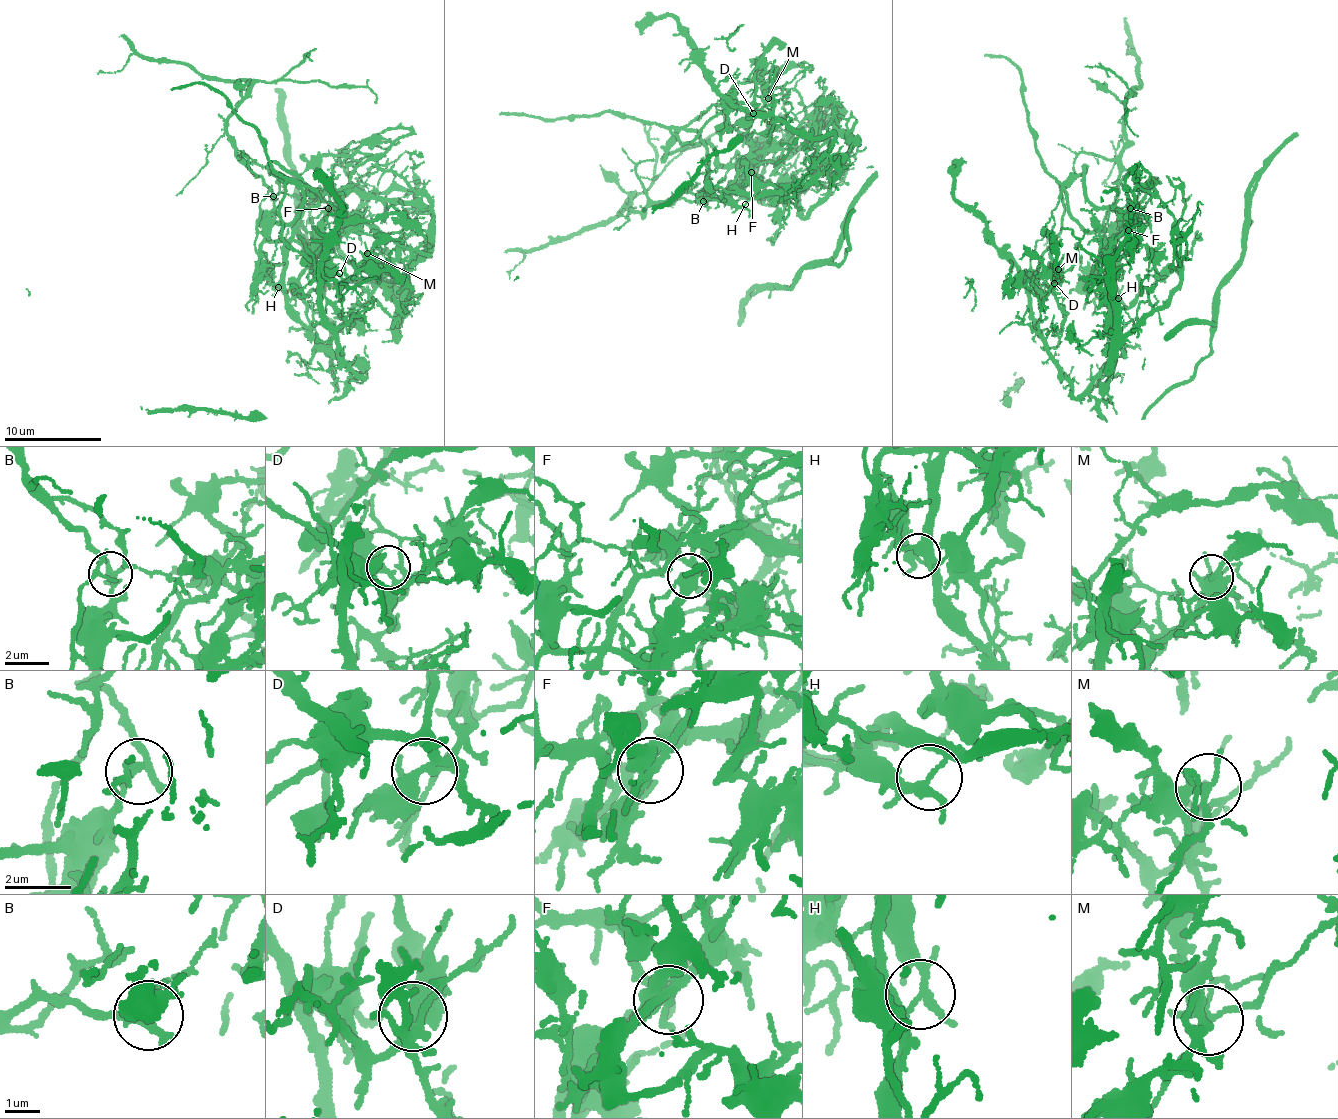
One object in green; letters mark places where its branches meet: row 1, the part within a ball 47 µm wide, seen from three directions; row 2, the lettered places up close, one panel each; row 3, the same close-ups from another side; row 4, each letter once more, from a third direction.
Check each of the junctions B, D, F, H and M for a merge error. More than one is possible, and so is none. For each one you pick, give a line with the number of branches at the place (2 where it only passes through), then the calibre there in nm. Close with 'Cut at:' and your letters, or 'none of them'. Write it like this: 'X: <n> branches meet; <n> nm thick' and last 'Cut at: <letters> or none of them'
B: 3 branches meet; 200 nm thick
F: 4 branches meet; 380 nm thick
H: 4 branches meet; 200 nm thick
Cut at: B, F, H

